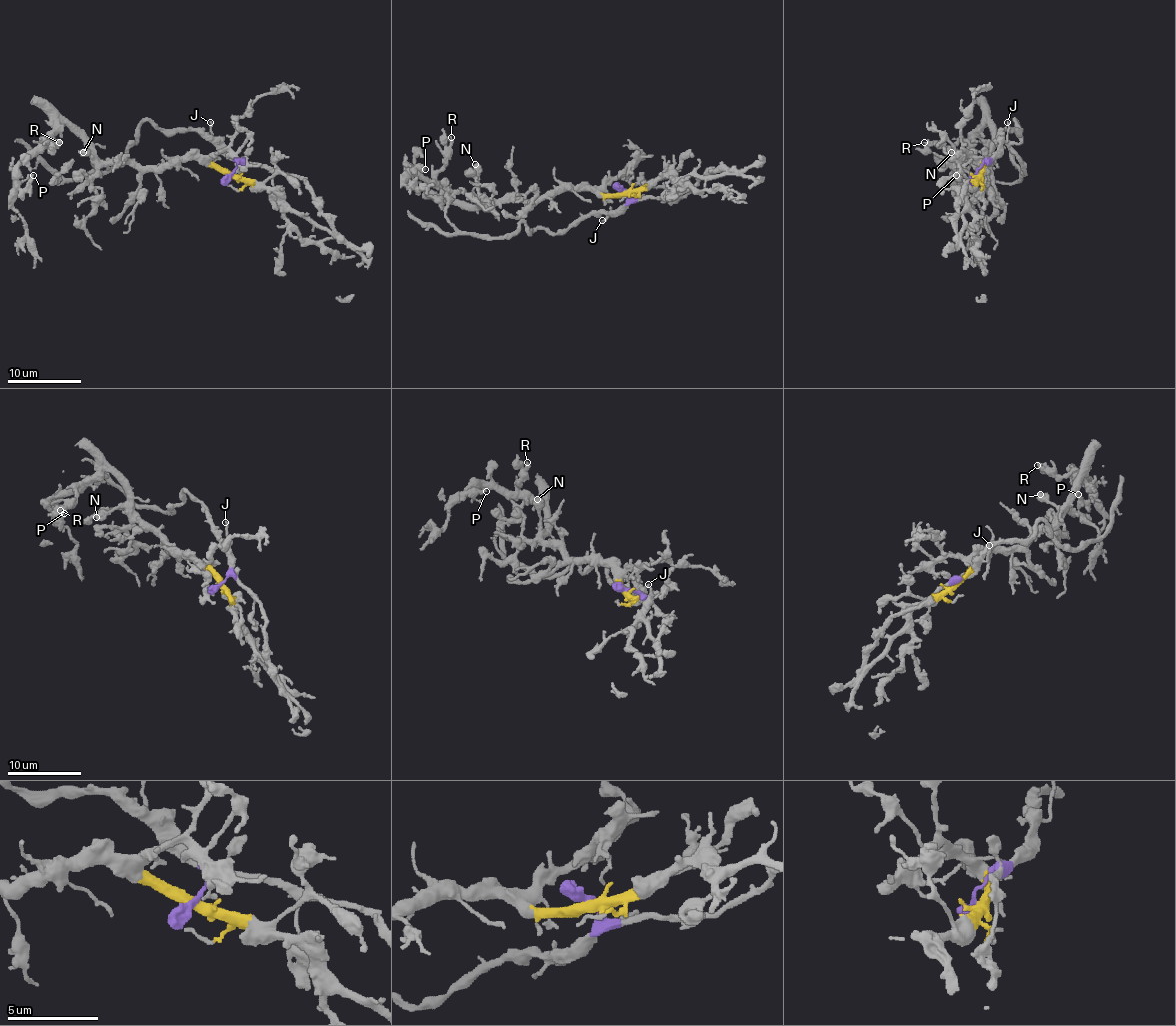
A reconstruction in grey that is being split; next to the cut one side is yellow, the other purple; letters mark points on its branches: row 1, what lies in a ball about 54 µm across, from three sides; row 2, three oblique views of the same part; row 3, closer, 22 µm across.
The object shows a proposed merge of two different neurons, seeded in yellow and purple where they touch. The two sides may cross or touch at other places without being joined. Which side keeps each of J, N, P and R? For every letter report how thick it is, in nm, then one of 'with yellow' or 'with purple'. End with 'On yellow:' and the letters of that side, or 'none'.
J: 160 nm | with purple
N: 650 nm | with yellow
P: 220 nm | with yellow
R: 260 nm | with yellow
On yellow: N, P, R

